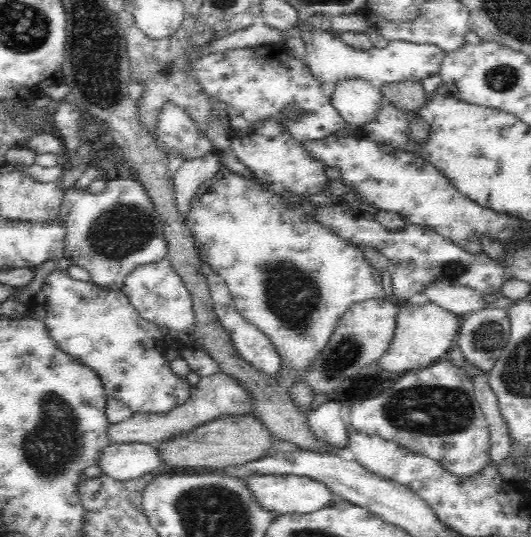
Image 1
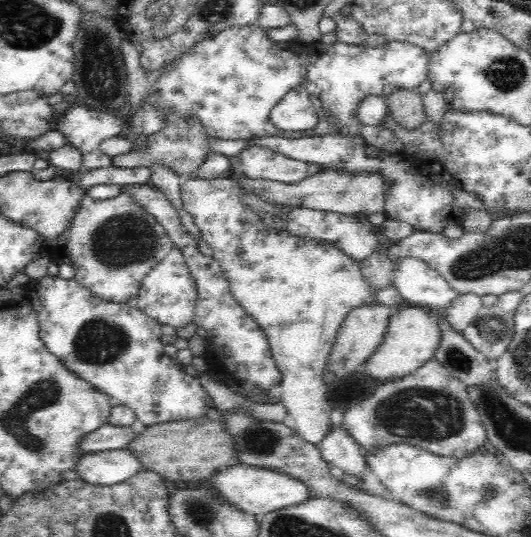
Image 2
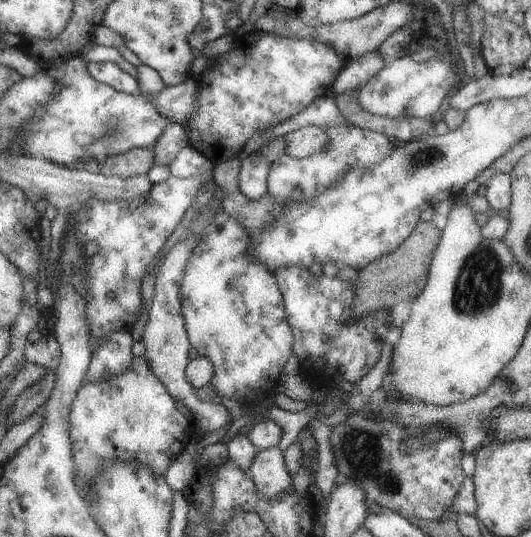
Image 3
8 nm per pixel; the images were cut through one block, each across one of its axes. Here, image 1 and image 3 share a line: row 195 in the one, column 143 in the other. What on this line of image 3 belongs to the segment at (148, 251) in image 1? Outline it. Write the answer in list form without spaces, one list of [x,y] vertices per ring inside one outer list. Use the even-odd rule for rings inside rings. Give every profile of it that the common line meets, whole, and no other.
[[[77,55],[45,70],[57,82],[47,104],[37,106],[17,130],[17,148],[21,154],[53,162],[64,167],[83,167],[86,163],[121,154],[131,148],[148,148],[157,142],[163,128],[171,124],[153,106],[151,100],[165,88],[159,74],[139,64],[135,67],[137,94],[117,92],[95,82],[85,72],[85,62]]]

